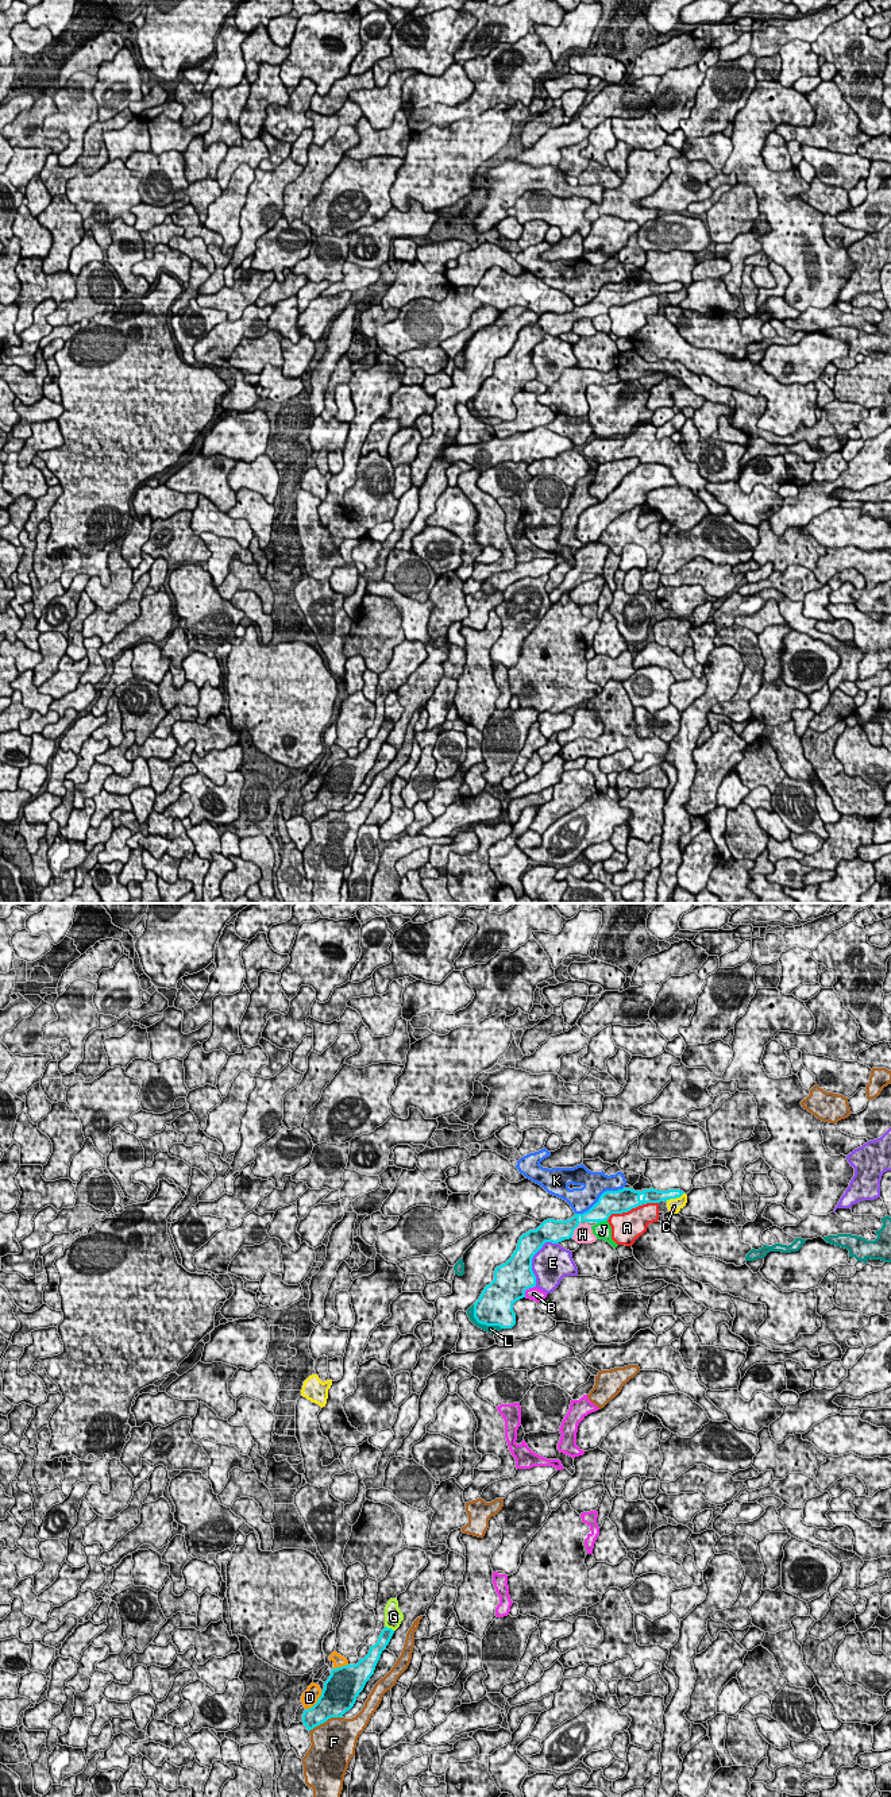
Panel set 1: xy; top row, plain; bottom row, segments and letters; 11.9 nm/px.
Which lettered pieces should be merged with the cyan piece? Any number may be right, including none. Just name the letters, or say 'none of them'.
none of them

